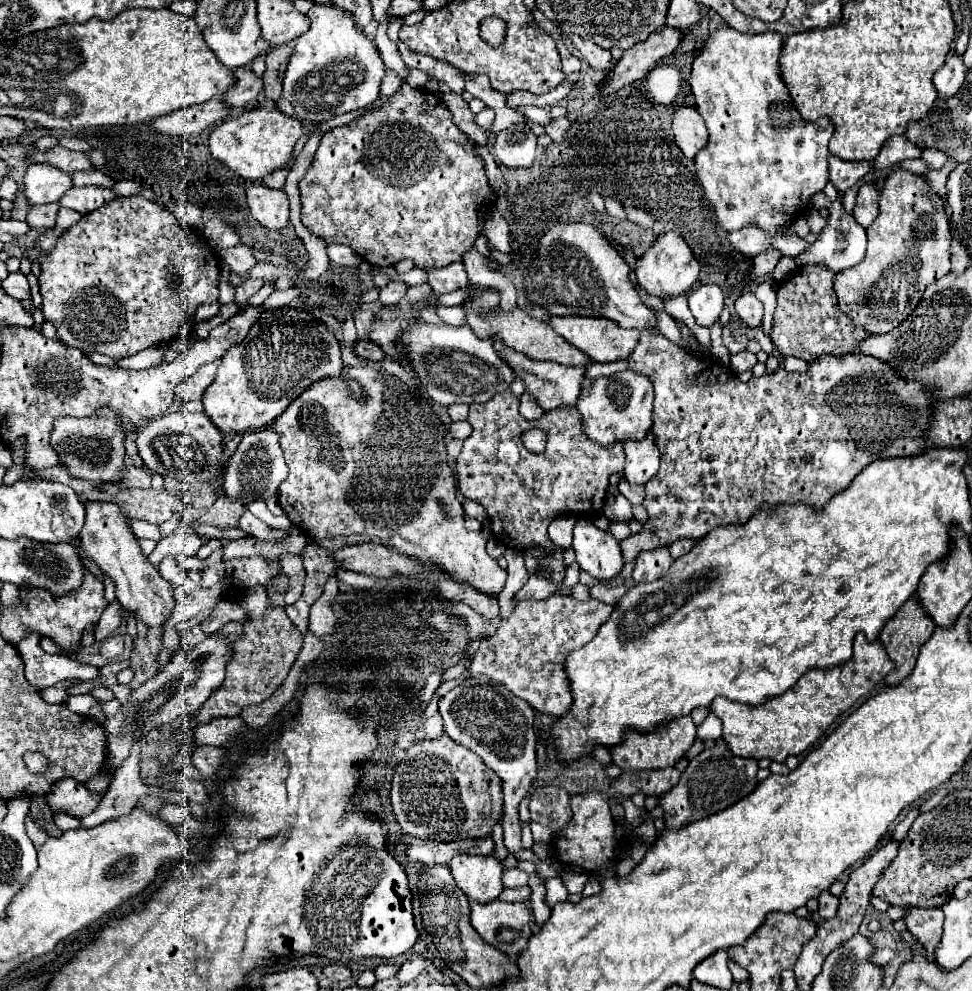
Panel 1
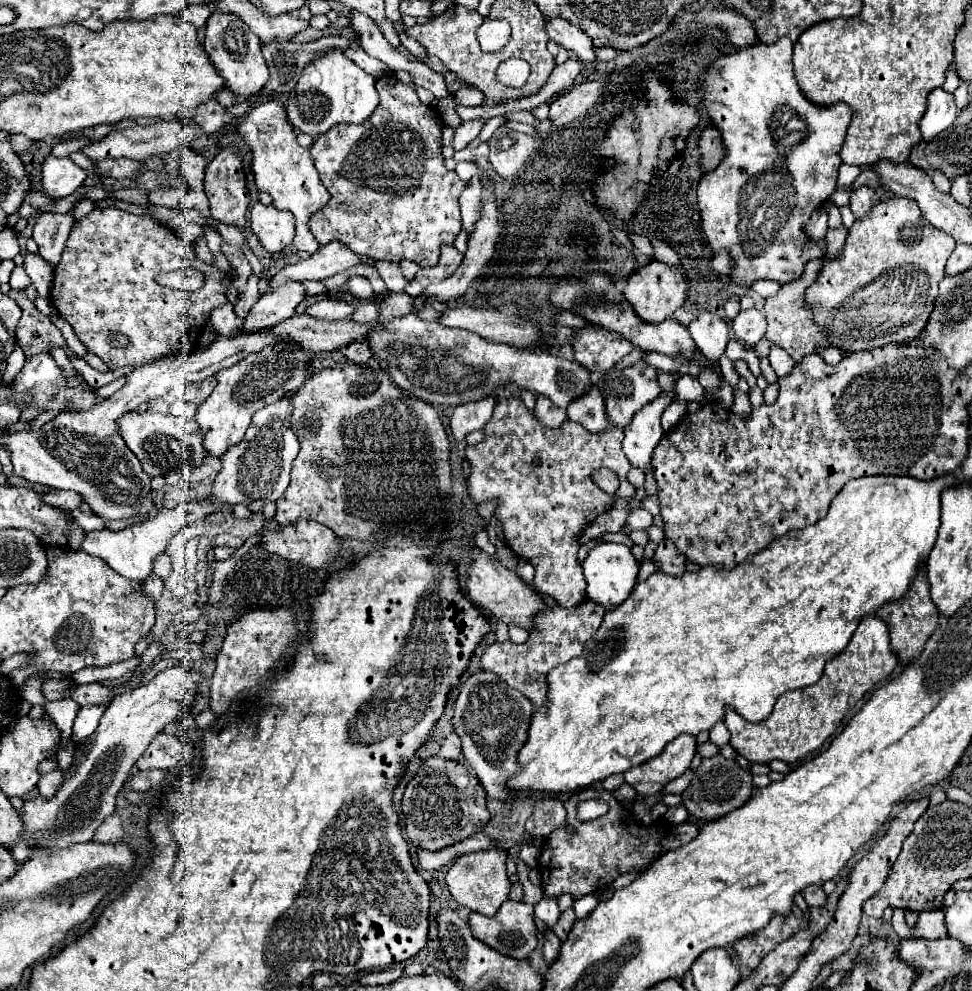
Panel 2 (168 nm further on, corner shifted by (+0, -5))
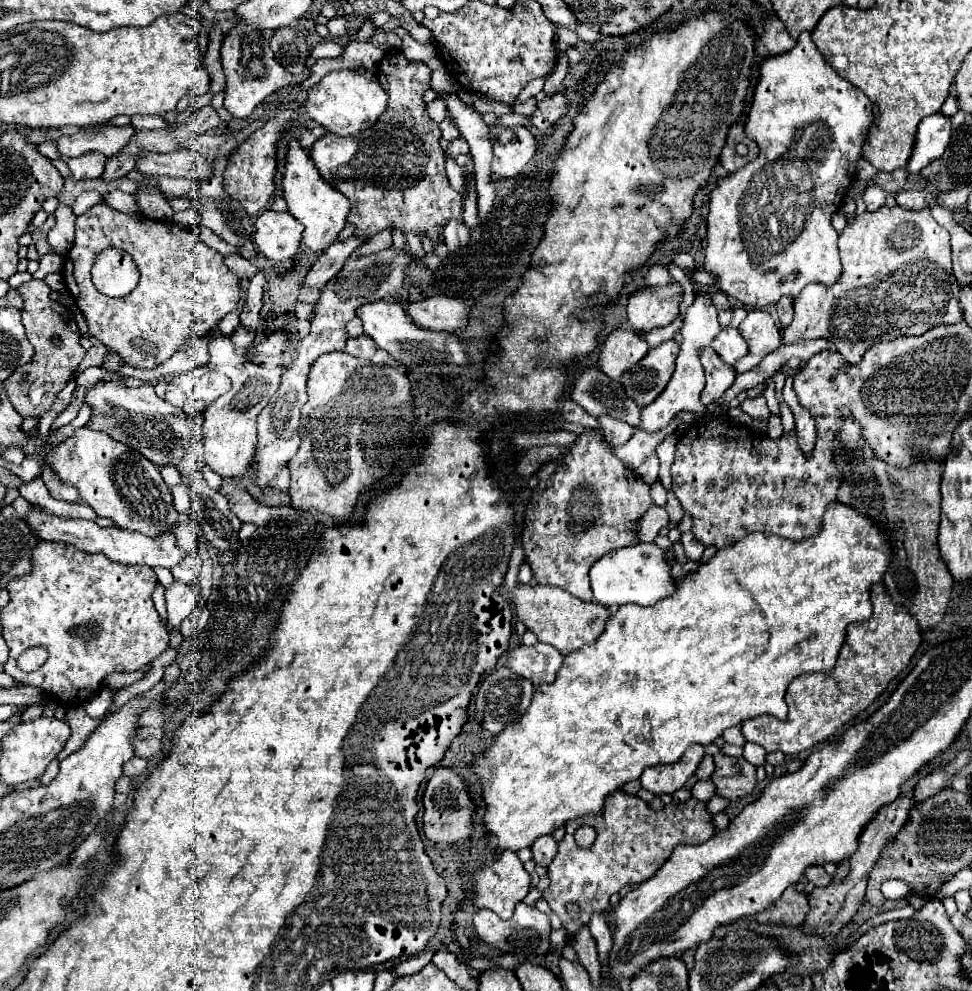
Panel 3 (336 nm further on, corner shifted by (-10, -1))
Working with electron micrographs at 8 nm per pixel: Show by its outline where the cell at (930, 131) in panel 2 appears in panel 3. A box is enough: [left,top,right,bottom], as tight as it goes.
[908,113,952,173]

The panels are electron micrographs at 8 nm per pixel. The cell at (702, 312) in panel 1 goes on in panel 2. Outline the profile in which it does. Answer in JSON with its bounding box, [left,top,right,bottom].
[688,311,730,361]

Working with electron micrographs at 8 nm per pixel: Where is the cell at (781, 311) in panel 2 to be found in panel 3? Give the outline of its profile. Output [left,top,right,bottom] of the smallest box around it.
[776,299,794,327]

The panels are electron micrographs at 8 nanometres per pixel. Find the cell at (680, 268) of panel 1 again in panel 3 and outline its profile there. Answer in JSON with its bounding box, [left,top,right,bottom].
[628,281,682,333]

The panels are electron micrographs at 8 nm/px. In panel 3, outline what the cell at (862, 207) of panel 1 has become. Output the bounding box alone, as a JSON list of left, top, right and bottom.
[862,185,896,211]

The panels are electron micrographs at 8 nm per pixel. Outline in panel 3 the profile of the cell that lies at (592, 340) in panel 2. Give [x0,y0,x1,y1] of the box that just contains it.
[598,329,648,381]

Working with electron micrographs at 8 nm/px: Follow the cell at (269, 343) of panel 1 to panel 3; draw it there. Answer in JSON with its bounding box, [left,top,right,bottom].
[204,335,284,477]

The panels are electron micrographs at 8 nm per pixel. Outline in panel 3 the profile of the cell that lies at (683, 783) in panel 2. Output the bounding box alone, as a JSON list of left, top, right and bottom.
[694,755,714,781]

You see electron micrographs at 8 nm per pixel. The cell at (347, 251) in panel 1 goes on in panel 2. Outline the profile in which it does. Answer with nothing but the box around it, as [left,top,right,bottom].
[238,95,330,253]

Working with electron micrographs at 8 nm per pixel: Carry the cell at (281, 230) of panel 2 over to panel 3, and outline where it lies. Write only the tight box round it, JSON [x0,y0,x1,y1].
[254,211,302,261]

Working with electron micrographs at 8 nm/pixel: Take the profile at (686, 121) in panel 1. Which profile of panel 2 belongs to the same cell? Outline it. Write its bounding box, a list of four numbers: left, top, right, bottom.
[700,127,726,171]

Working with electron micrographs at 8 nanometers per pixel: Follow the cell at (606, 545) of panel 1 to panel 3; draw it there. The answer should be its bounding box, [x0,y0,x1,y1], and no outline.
[590,543,674,607]

